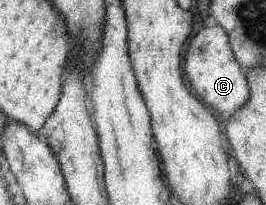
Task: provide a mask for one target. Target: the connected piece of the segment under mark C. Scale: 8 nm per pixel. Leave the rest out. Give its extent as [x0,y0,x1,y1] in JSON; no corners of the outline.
[184,24,248,114]

